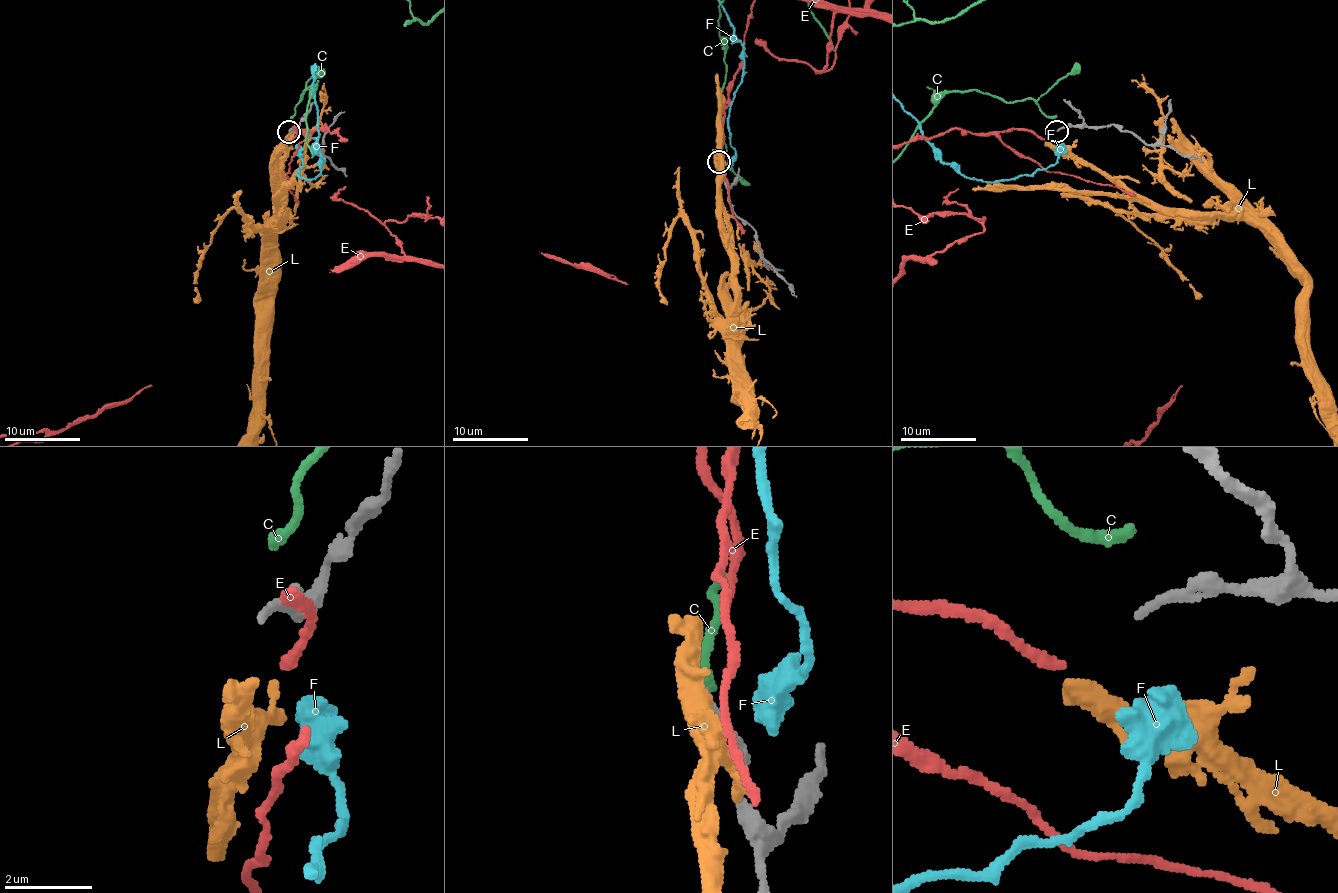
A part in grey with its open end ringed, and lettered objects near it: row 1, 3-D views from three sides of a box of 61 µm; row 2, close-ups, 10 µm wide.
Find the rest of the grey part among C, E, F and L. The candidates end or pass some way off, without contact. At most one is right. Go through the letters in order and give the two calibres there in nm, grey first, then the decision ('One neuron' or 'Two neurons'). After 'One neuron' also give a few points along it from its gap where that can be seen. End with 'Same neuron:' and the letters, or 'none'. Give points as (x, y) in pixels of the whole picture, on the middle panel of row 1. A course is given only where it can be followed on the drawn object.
C: Thickness 180 nm (grey) against 320 nm. Two neurons
E: Thickness 180 nm (grey) against 200 nm. One neuron
F: Thickness 180 nm (grey) against 650 nm. Two neurons
L: Thickness 180 nm (grey) against 550 nm. Two neurons
Same neuron: E

